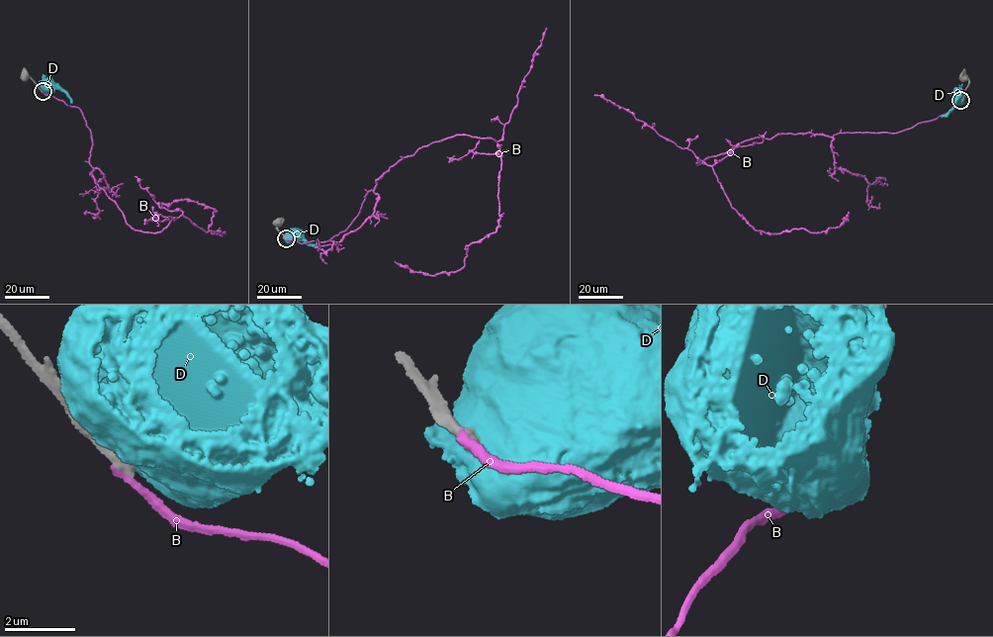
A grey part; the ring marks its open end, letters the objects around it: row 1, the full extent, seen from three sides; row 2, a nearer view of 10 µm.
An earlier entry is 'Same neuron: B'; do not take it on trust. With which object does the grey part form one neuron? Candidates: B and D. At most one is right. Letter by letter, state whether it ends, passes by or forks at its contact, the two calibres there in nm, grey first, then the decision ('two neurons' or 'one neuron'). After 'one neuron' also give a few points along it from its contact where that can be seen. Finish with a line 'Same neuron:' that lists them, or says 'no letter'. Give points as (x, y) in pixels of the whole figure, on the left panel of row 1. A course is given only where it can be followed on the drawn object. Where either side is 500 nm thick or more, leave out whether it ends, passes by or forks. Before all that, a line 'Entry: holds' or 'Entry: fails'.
Entry: fails
B: it ends | 360/240 nm | two neurons
D: it forks | 420/480 nm | two neurons
Same neuron: no letter

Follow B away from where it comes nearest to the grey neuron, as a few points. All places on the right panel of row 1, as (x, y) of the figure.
B: (961, 99), (894, 133), (757, 137), (696, 163), (712, 166), (755, 229), (826, 230), (848, 212)

